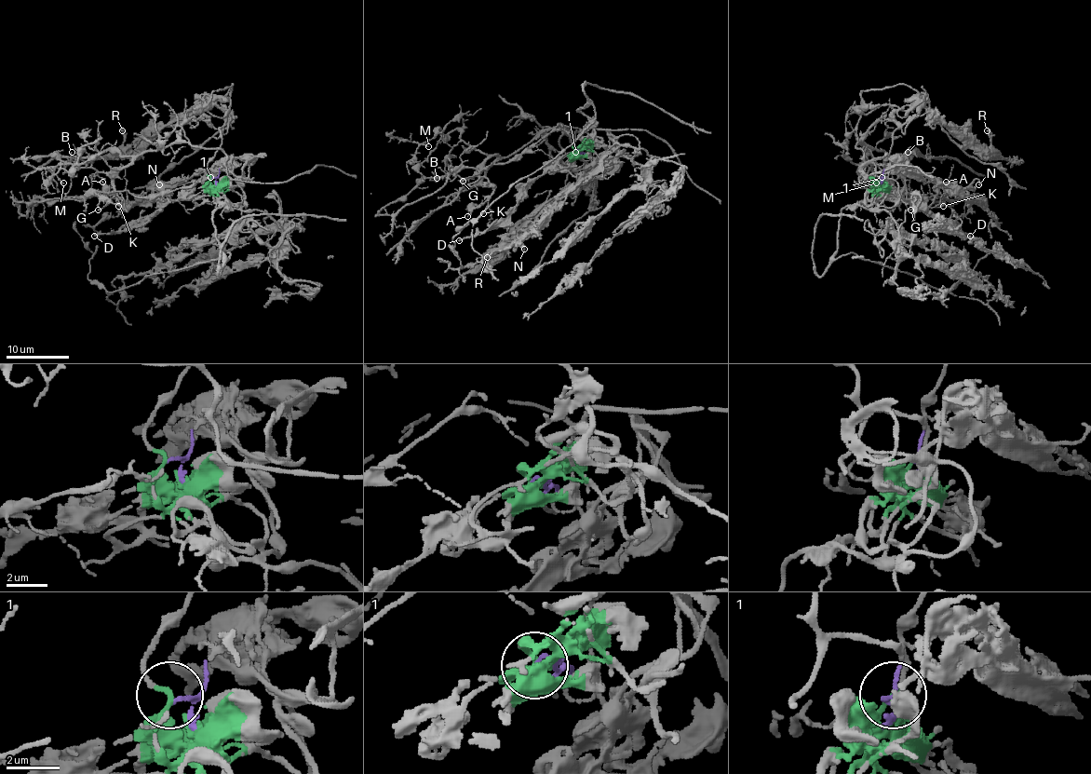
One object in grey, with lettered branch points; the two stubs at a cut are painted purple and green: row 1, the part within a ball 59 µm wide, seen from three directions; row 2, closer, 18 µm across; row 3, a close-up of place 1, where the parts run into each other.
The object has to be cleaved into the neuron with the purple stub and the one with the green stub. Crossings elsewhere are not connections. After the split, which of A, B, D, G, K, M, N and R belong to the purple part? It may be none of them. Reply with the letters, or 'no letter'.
A, B, G, K, M

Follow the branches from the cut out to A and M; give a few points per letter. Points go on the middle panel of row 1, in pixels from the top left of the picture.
A: (580, 151), (588, 152), (591, 135), (557, 126), (514, 152), (491, 156), (479, 176), (493, 193), (466, 217)
M: (580, 151), (586, 154), (591, 135), (557, 126), (506, 156), (478, 151), (459, 130), (437, 131), (429, 146)

